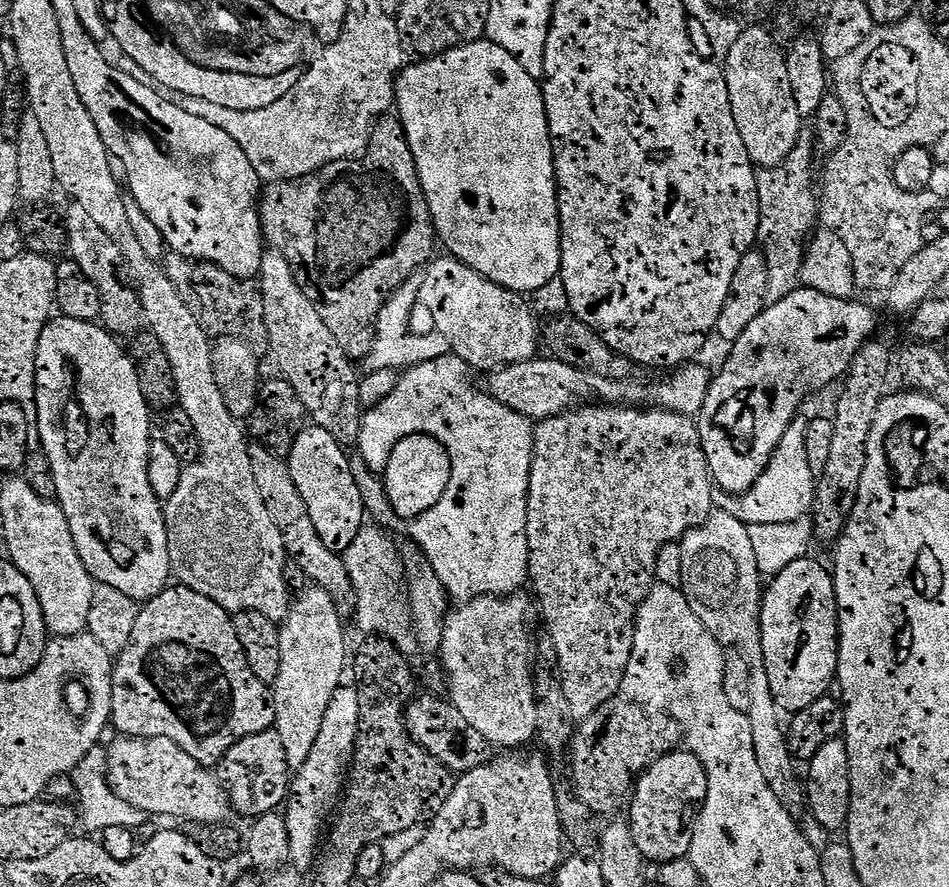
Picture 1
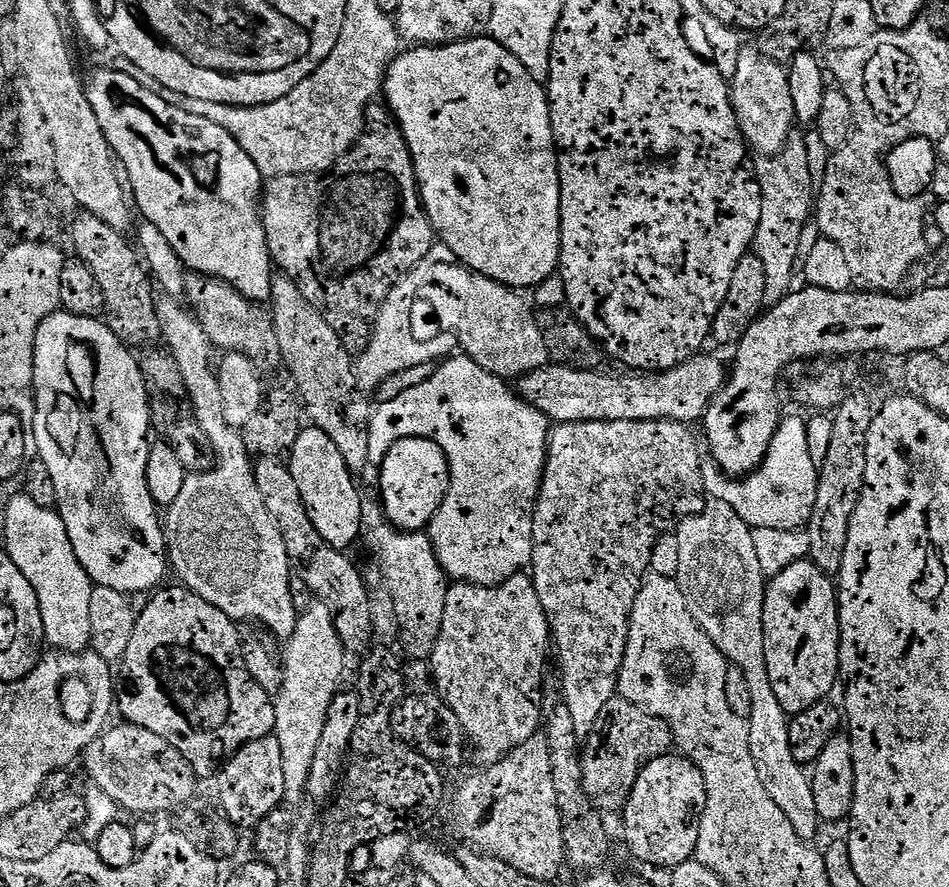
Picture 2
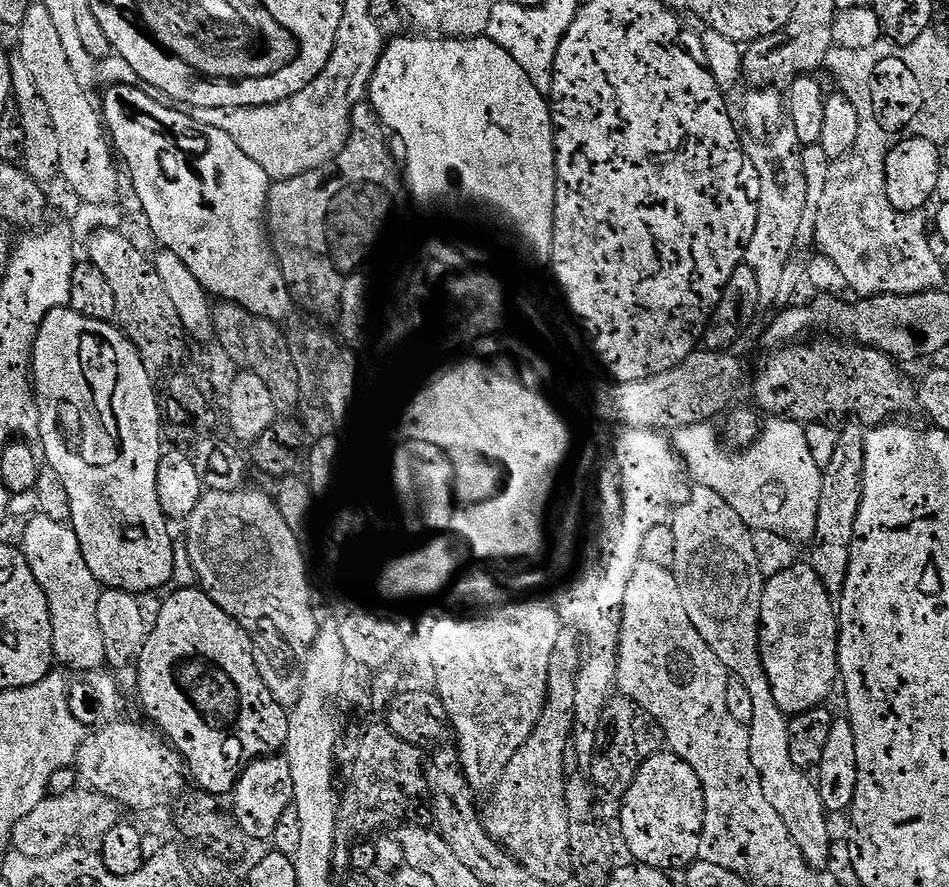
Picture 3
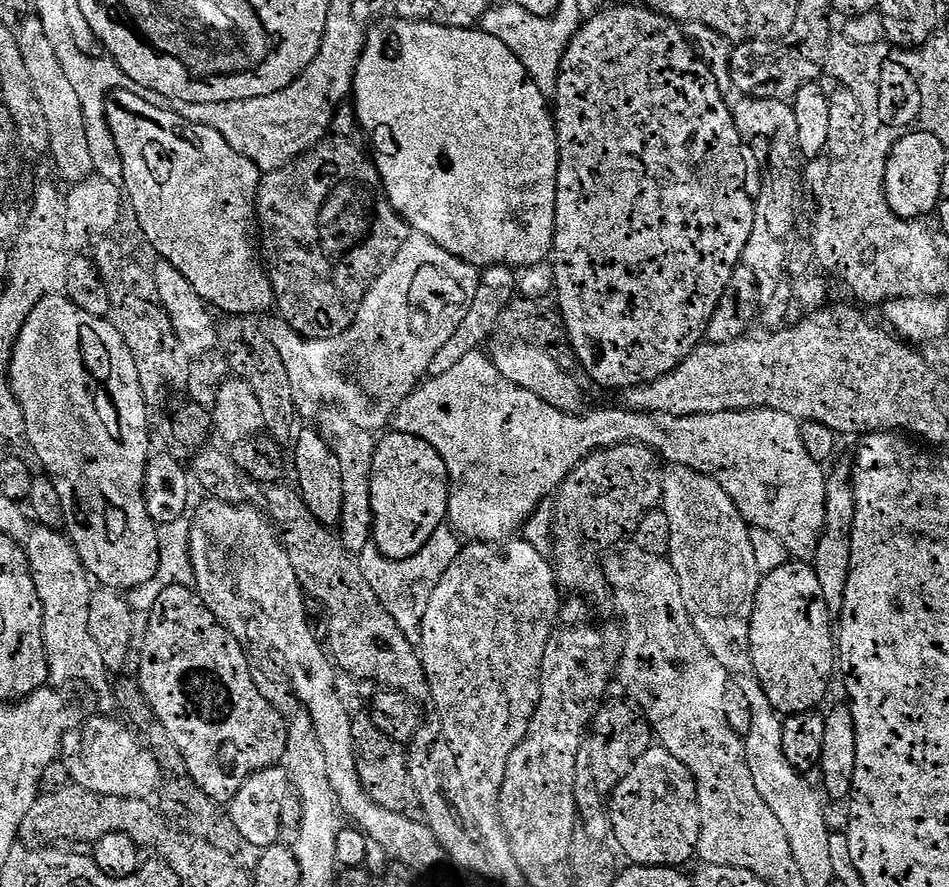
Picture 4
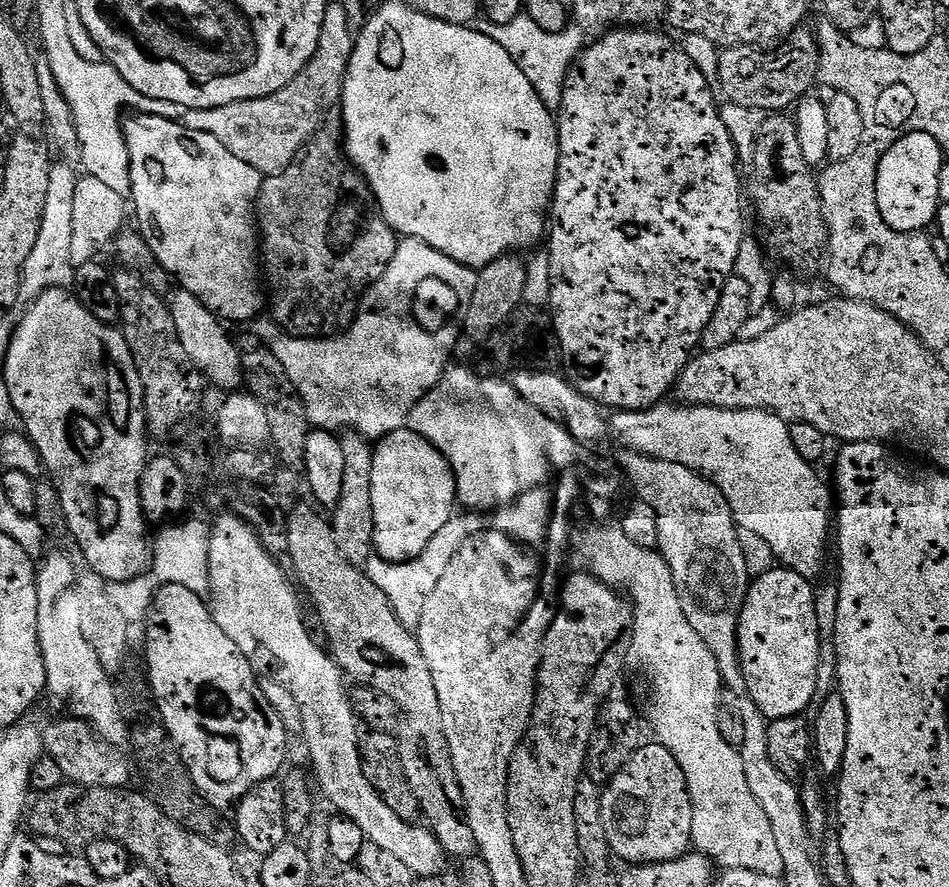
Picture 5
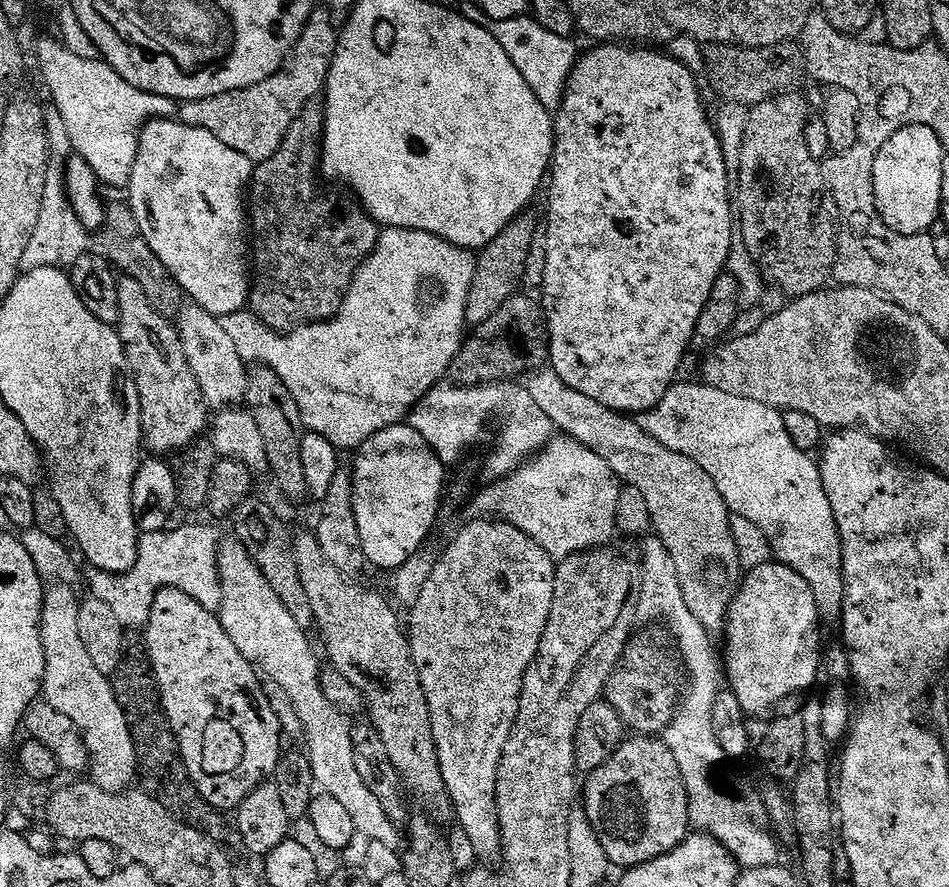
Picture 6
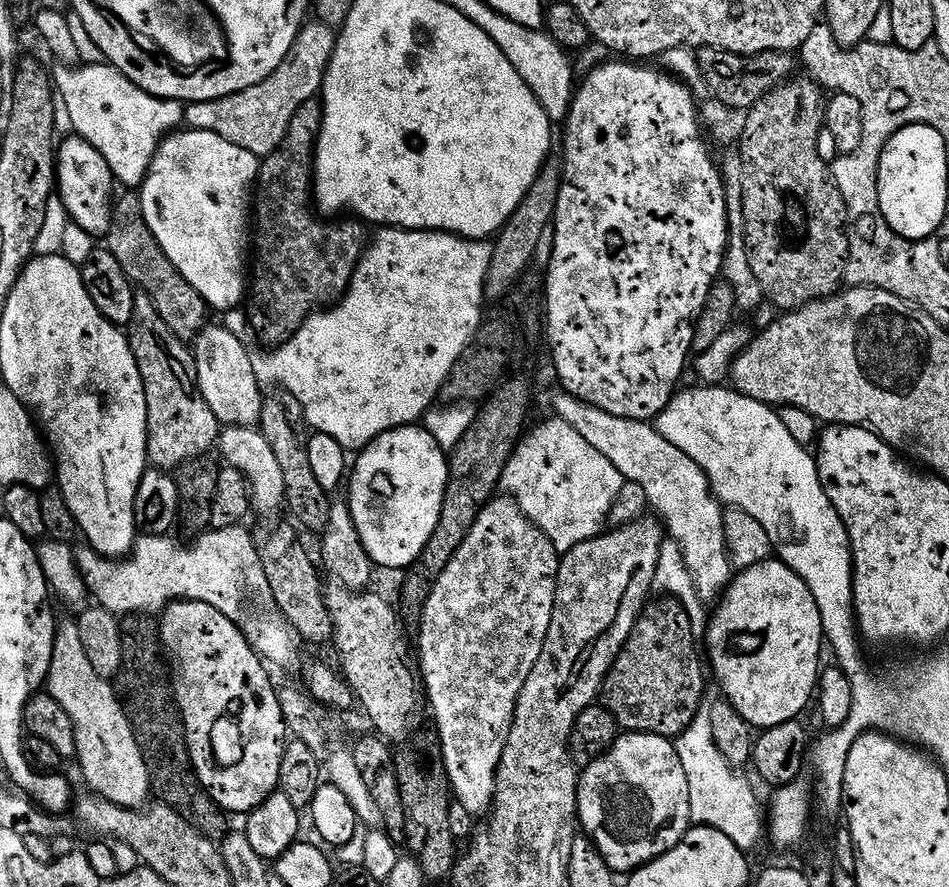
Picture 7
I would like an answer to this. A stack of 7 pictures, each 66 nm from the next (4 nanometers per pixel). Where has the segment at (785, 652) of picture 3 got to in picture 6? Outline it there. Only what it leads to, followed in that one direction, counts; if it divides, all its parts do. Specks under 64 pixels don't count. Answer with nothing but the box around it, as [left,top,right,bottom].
[722,562,822,718]

